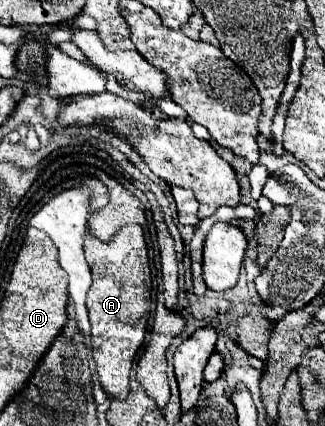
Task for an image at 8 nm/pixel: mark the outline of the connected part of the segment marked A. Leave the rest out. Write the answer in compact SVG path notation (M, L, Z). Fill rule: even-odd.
M134 224L126 230L118 230L116 238L122 242L122 250L118 250L118 242L110 240L102 246L102 250L86 250L86 260L92 268L92 286L88 290L86 306L92 322L92 356L96 360L96 370L102 382L104 392L110 398L126 398L130 392L130 370L138 348L144 342L146 326L148 326L148 308L150 308L150 262L148 248L144 240L144 230Z

